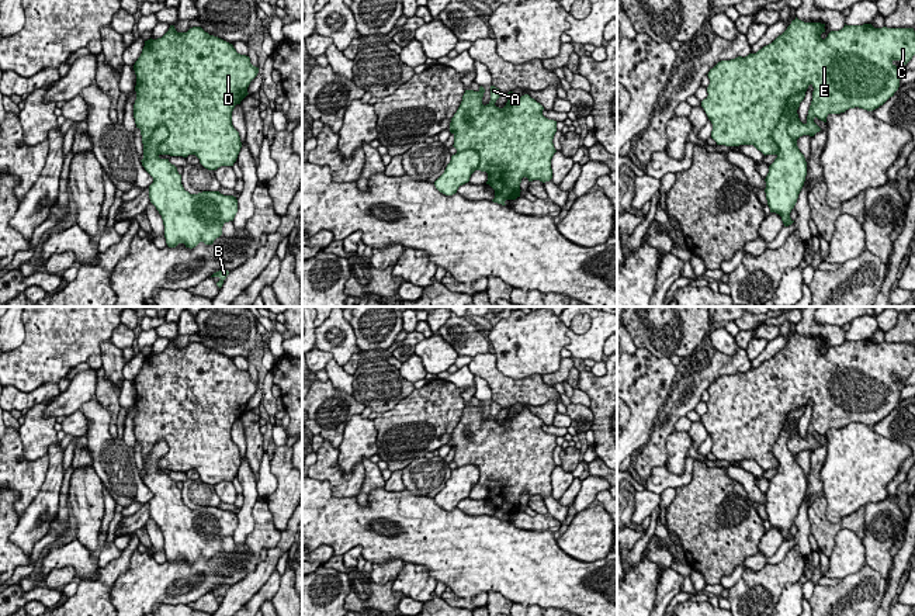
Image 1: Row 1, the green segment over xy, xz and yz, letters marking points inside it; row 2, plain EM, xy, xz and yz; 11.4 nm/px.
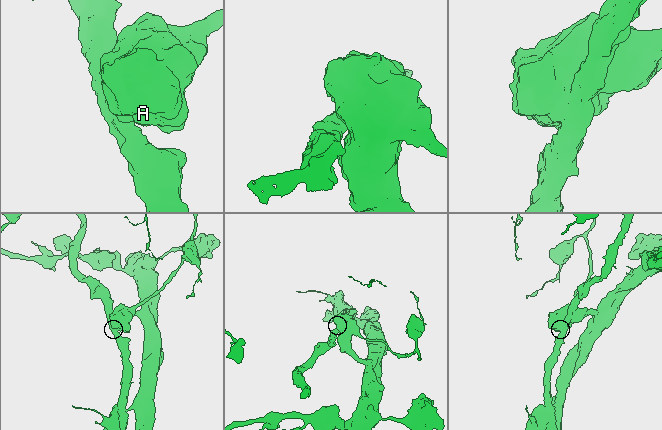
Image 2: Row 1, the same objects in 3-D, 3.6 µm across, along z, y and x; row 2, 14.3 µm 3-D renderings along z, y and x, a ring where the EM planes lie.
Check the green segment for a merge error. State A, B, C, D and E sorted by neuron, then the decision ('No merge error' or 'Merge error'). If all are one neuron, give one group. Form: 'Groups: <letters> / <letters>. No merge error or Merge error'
Groups: A C D E / B. Merge error

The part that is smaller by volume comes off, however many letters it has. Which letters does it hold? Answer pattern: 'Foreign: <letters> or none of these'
Foreign: B

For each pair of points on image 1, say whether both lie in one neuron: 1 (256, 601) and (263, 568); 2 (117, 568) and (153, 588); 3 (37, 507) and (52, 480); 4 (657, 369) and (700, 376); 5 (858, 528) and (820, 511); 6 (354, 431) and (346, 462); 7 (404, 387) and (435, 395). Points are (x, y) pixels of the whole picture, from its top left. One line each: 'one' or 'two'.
1: two
2: two
3: one
4: two
5: one
6: one
7: two

